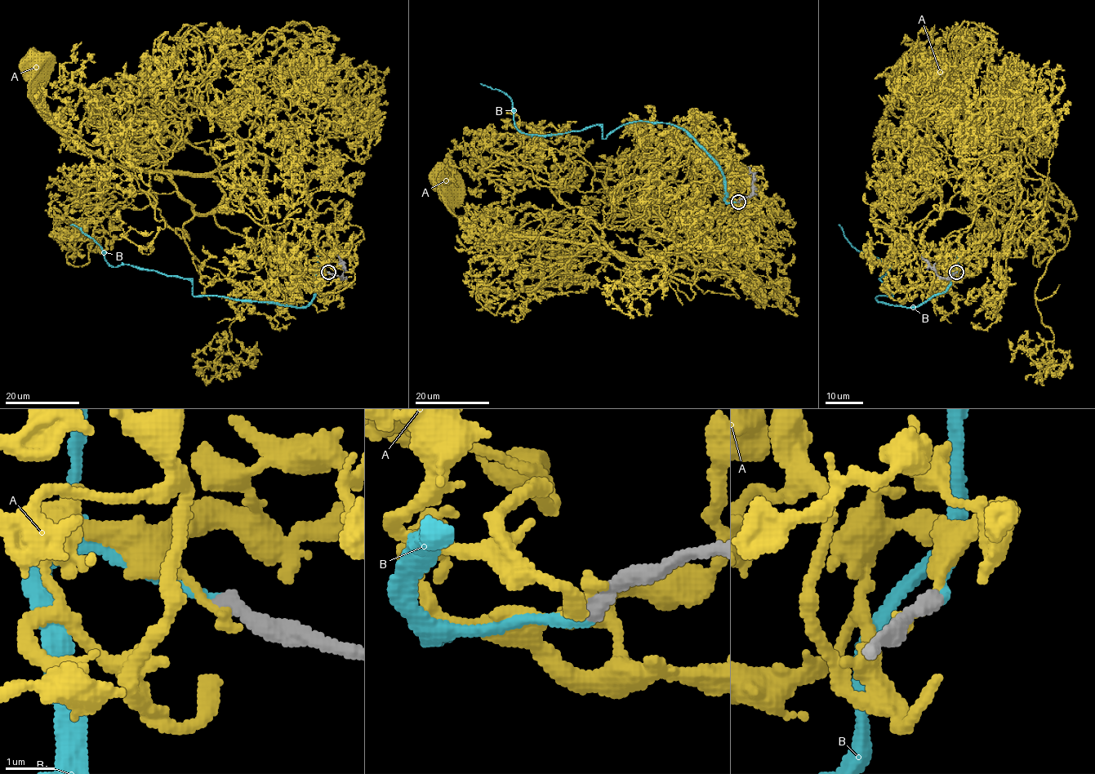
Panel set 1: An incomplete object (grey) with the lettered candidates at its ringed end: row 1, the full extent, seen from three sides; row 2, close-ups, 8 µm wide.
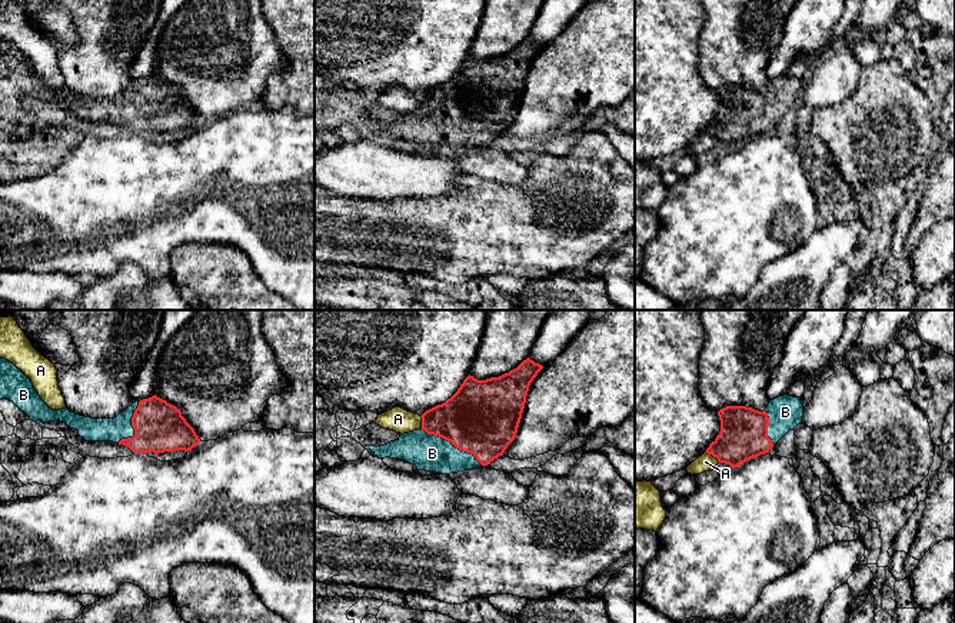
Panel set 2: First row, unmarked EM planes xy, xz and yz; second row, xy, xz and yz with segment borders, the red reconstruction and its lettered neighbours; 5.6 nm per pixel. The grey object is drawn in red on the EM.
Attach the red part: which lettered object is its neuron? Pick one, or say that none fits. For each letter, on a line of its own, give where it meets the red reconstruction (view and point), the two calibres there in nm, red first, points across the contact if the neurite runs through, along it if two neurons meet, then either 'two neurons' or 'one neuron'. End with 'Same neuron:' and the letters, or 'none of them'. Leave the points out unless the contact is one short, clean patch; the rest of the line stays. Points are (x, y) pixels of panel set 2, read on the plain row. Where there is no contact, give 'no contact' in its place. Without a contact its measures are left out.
A: yz (712, 135) | 280/90 nm | two neurons
B: xz (452, 123) | 420/200 nm | one neuron
Same neuron: B

